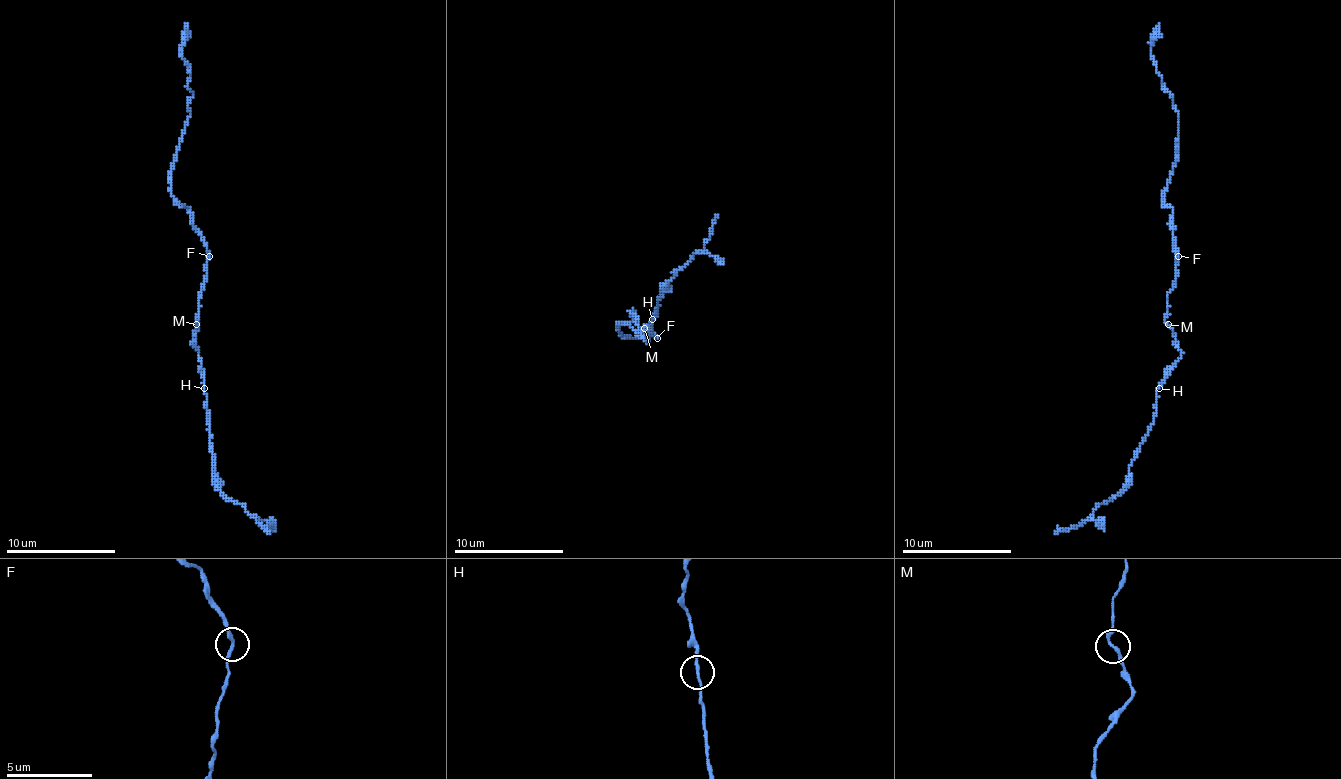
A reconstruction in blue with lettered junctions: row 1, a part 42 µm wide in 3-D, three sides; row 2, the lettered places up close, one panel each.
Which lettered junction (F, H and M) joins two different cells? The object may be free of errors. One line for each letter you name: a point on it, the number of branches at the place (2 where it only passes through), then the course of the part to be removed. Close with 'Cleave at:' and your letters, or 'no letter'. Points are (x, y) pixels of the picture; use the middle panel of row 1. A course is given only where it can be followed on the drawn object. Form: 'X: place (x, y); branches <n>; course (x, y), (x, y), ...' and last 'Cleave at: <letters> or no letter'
Cleave at: no letter

